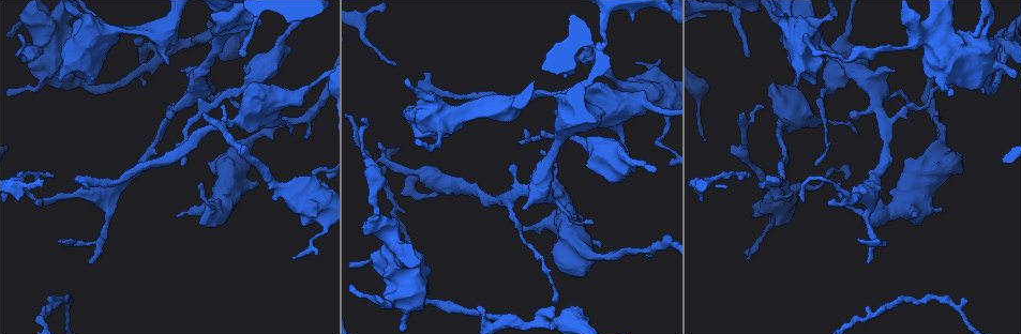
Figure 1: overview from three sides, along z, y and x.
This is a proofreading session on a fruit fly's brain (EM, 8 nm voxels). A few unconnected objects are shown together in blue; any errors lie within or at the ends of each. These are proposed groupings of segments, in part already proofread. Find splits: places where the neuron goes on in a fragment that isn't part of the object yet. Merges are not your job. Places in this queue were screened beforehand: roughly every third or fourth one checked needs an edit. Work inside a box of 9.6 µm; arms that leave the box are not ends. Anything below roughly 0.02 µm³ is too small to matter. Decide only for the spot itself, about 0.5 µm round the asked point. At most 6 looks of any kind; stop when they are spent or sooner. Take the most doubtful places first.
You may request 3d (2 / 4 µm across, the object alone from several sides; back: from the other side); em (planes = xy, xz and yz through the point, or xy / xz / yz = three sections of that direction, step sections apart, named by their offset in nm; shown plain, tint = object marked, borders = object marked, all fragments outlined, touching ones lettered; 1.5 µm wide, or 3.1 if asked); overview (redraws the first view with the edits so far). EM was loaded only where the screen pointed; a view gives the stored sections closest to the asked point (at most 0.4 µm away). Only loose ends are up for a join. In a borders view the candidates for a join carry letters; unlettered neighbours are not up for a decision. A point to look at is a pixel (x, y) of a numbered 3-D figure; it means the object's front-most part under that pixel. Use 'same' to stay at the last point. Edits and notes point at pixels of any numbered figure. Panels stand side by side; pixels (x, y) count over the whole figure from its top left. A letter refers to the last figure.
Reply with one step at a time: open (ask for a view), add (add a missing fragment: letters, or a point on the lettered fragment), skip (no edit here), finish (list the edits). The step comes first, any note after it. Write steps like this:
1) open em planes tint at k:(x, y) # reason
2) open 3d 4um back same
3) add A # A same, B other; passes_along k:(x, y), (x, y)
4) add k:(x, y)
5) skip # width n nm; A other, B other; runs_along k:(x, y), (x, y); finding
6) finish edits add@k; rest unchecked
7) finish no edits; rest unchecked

open em planes tint at 1:(940, 209)

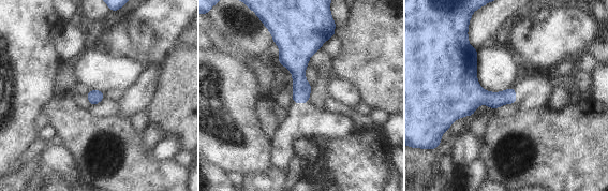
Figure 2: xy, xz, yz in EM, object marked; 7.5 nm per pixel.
open em planes borders same

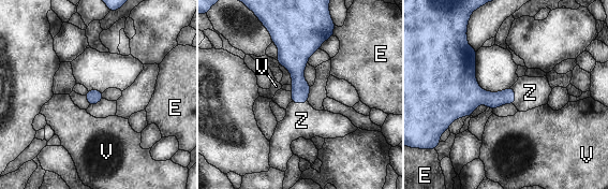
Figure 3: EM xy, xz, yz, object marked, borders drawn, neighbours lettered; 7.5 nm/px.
add Z # E other, V other, Z same; passes_along 3:(493, 100), (514, 96), (530, 92); the neuron continues

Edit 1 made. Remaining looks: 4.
open overview # redraw

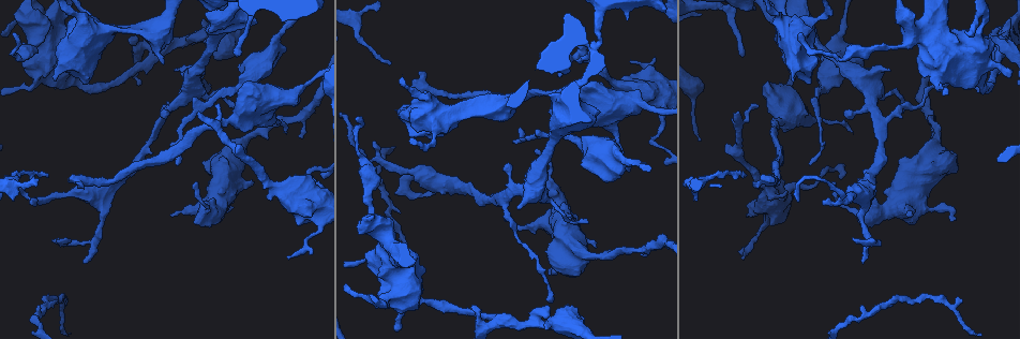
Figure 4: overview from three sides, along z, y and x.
open 3d 2um at 4:(199, 112) # branch stops here

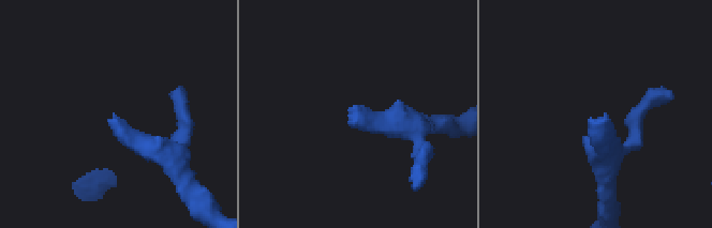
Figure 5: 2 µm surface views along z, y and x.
open em planes tint at 5:(353, 109) # shape alone is not enough

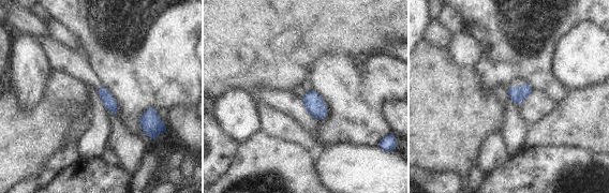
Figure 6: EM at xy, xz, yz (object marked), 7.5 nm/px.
open em planes borders same

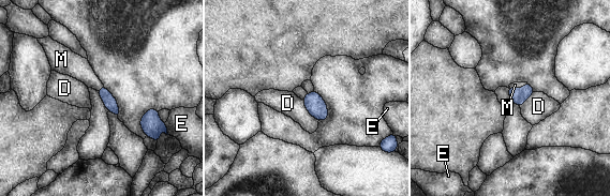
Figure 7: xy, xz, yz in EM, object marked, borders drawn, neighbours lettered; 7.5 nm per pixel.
add M # longest_contact D 200 nm; D other, E other, M same; passes_along 7:(520, 95), (518, 89), (516, 85); the neuron continues

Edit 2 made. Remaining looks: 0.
finish edits add@3, add@7; rest unchecked

